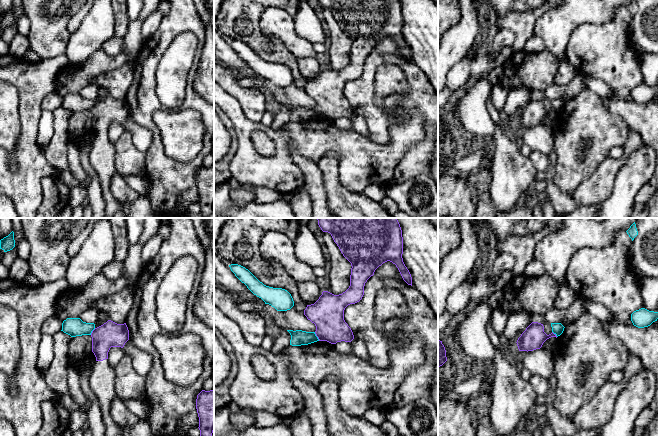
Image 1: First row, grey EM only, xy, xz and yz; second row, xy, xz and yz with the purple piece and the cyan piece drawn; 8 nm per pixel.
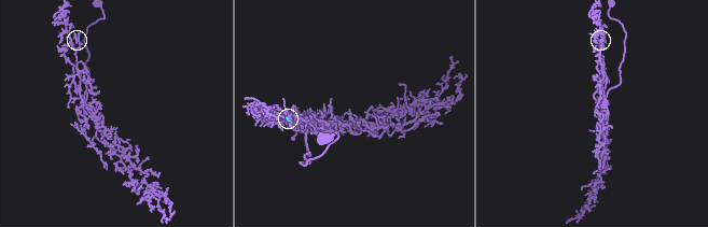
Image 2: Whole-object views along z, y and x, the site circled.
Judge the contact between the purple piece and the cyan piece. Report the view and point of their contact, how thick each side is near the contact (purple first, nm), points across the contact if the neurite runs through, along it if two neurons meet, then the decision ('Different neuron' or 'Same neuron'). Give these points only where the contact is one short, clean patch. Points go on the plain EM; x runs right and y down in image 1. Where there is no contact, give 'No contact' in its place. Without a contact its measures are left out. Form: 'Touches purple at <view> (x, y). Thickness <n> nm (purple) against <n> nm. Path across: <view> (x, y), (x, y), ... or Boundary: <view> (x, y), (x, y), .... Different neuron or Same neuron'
Touches purple at xz (316, 111). Thickness 280 nm (purple) against 120 nm. Boundary: xz (314, 108), (319, 116). Different neuron

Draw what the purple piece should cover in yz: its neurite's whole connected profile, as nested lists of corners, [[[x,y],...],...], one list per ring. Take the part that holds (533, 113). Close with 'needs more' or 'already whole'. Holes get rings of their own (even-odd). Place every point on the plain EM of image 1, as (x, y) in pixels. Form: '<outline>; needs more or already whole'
[[[532,98],[526,106],[521,110],[517,116],[517,122],[519,127],[533,127],[540,125],[543,119],[551,114],[556,113],[556,110],[553,108],[547,111],[544,108],[544,102],[538,98]]]; already whole

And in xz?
[[[318,0],[323,8],[331,10],[343,32],[351,39],[349,64],[339,71],[323,67],[319,75],[307,81],[304,91],[316,102],[315,110],[319,117],[331,120],[354,115],[353,108],[344,96],[344,86],[350,80],[359,78],[364,71],[367,56],[383,39],[390,37],[396,41],[403,56],[412,62],[412,53],[402,34],[403,13],[400,0]]]; already whole

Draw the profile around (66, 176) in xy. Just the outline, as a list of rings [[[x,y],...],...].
[[[68,169],[61,171],[59,177],[69,189],[80,187],[81,181],[76,179]]]

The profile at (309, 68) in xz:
[[[300,58],[297,64],[301,75],[307,81],[314,80],[323,68],[316,58]]]

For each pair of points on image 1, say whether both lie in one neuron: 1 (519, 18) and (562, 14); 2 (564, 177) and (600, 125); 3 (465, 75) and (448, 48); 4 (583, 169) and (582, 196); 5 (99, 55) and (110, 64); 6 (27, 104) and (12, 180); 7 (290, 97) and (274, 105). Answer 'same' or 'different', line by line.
1: different
2: same
3: different
4: different
5: same
6: same
7: different

